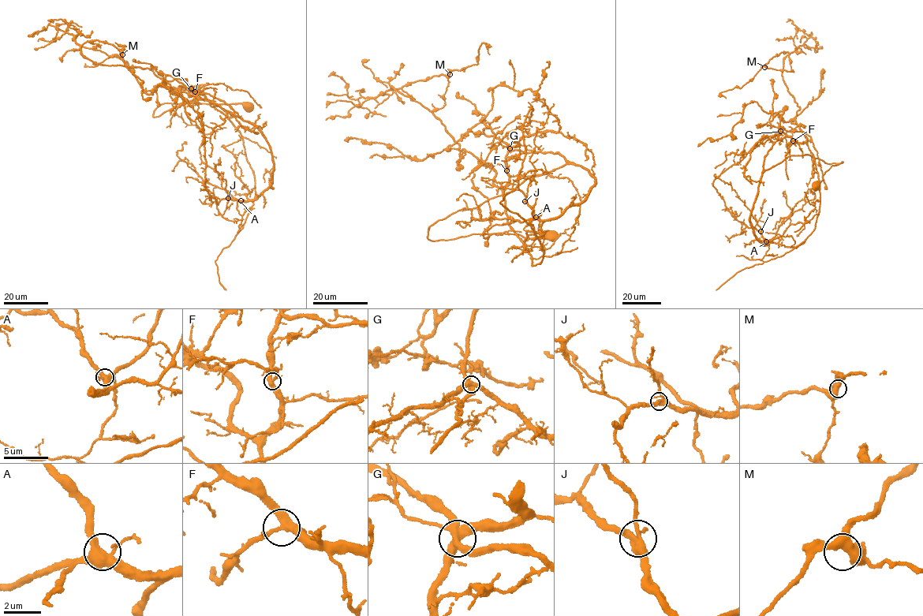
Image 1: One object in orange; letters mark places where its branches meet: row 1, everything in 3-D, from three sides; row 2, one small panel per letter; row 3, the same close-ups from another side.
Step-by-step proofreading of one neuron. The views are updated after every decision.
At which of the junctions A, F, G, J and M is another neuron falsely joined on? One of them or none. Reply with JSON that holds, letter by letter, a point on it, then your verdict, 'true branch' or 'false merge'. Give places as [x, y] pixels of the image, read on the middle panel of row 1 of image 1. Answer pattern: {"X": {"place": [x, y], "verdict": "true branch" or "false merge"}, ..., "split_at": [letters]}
{"A": {"place": [536, 217], "verdict": "true branch"}, "F": {"place": [506, 170], "verdict": "true branch"}, "G": {"place": [510, 148], "verdict": "false merge"}, "J": {"place": [525, 201], "verdict": "true branch"}, "M": {"place": [450, 74], "verdict": "true branch"}, "split_at": ["G"]}

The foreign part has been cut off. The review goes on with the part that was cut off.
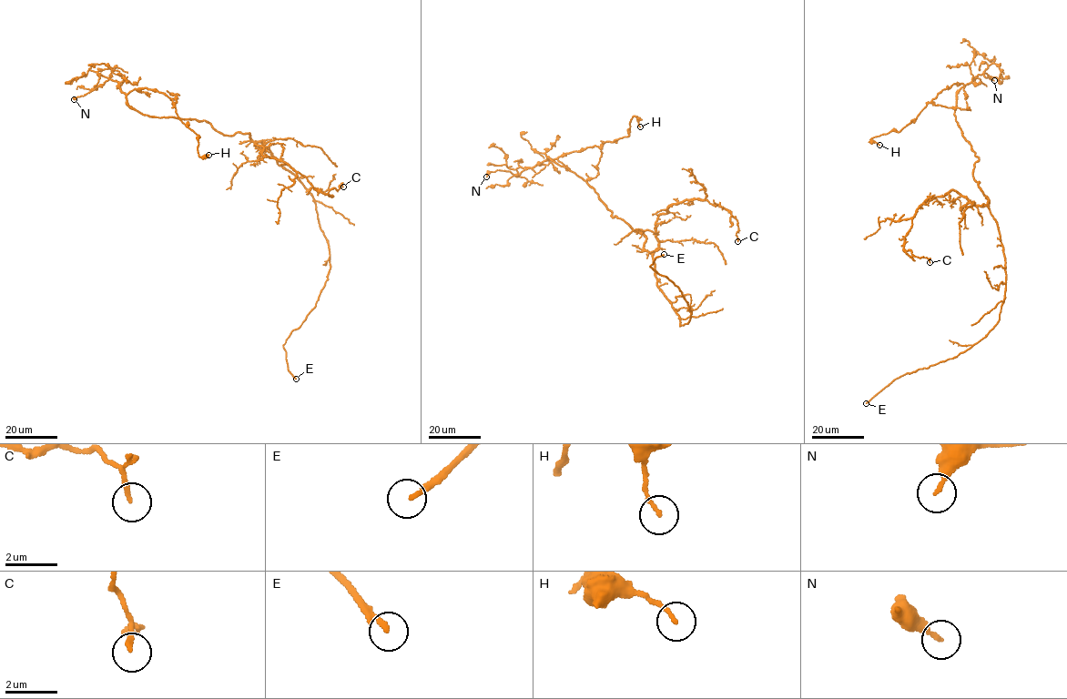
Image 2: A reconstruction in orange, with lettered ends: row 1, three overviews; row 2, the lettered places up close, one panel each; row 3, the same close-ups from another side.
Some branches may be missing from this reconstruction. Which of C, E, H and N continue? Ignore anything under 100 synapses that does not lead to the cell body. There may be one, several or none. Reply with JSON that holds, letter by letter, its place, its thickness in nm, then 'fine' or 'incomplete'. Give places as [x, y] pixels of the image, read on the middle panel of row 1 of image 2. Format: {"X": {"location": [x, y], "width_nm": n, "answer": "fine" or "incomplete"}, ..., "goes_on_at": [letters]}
{"C": {"location": [737, 241], "width_nm": 190, "answer": "fine"}, "E": {"location": [664, 254], "width_nm": 120, "answer": "incomplete"}, "H": {"location": [640, 126], "width_nm": 130, "answer": "fine"}, "N": {"location": [486, 177], "width_nm": 220, "answer": "fine"}, "goes_on_at": ["E"]}

